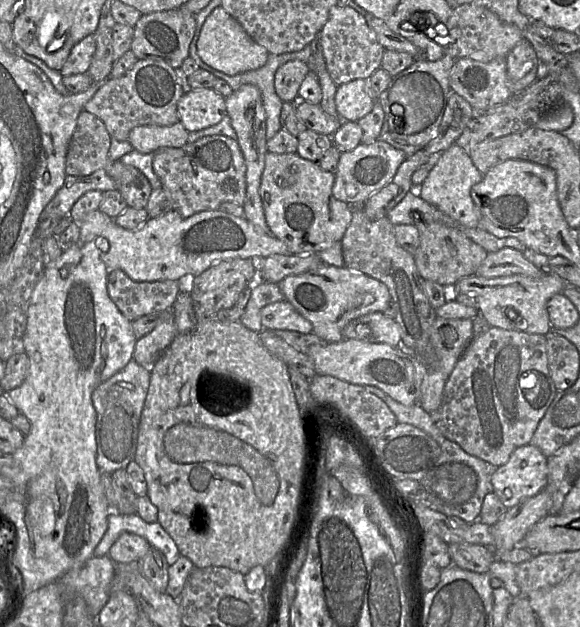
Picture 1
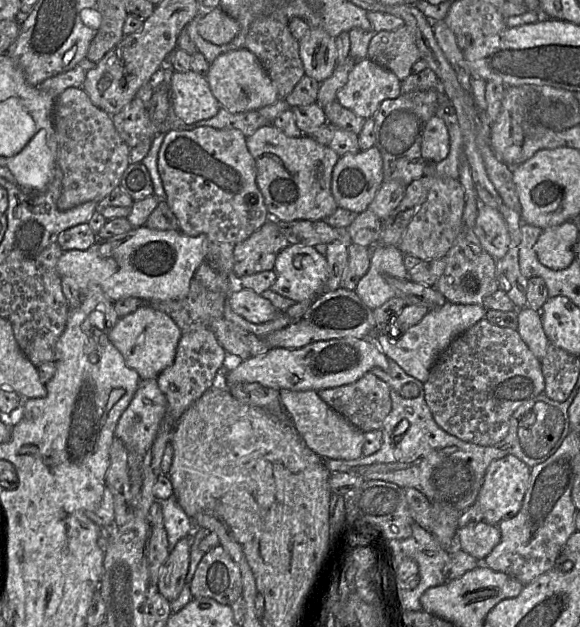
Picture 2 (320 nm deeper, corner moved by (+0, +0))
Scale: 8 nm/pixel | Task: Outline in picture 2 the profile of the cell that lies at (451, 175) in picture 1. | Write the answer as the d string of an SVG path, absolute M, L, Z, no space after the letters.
M479 202L475 233L490 256L496 260L505 256L510 244L510 235L498 209Z

